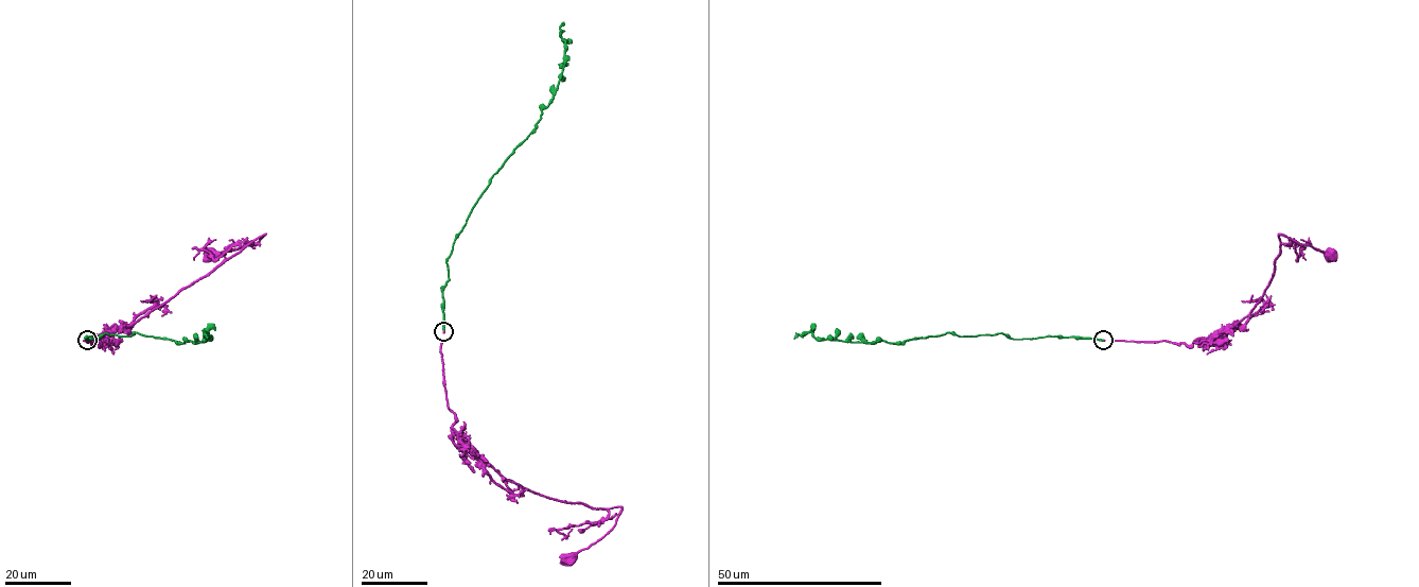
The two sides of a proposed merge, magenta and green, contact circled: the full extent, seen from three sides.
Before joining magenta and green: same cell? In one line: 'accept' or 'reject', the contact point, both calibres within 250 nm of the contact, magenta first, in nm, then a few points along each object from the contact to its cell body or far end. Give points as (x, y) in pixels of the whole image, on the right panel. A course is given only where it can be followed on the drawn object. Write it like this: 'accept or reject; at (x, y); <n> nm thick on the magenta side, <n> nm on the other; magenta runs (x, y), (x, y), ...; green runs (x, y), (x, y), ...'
accept; at (1103, 340); 190 nm thick on the magenta side, 360 nm on the other; magenta runs (1102, 341), (1165, 341), (1190, 345), (1236, 325), (1251, 311), (1273, 277), (1279, 235), (1332, 256); green runs (1102, 340), (950, 333), (891, 343), (816, 338), (810, 331), (794, 338)

